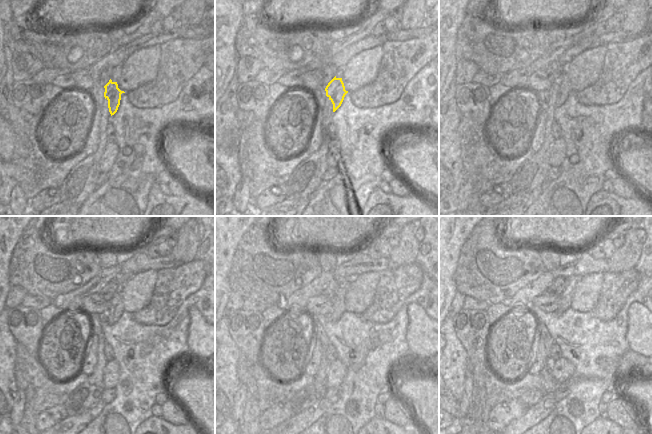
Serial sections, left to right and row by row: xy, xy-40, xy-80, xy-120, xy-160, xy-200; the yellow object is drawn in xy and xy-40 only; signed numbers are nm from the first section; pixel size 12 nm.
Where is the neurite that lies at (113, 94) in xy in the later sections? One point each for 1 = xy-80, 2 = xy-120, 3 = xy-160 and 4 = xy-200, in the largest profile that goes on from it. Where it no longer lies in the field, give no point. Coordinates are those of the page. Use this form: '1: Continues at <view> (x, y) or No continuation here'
1: Continues at xy-80 (560, 88)
2: Continues at xy-120 (113, 308)
3: Continues at xy-160 (338, 301)
4: Continues at xy-200 (571, 282).

